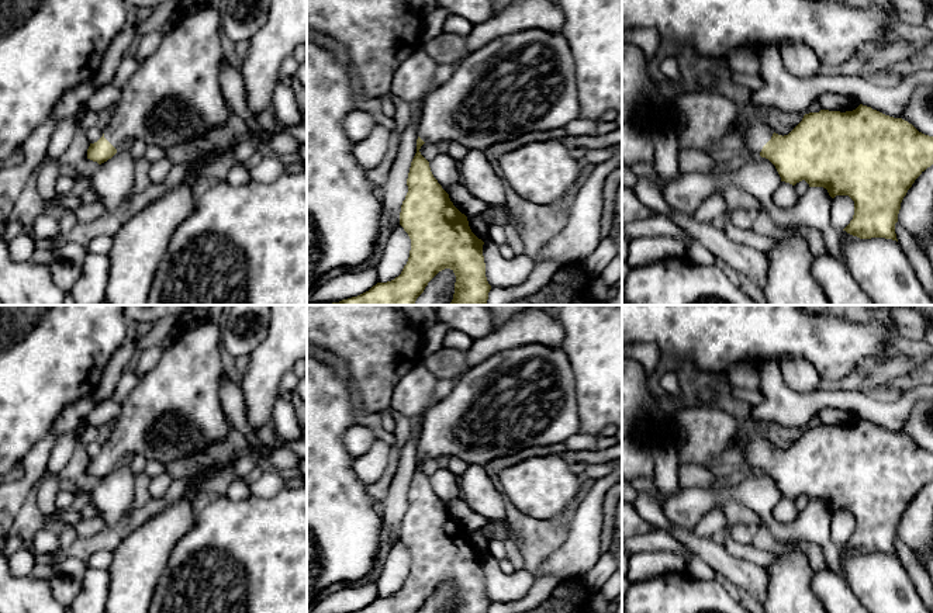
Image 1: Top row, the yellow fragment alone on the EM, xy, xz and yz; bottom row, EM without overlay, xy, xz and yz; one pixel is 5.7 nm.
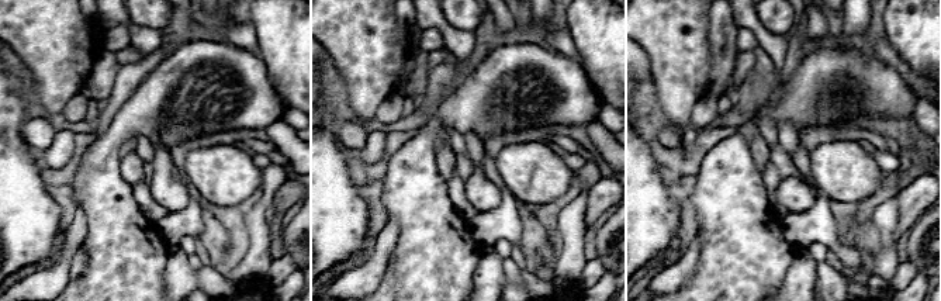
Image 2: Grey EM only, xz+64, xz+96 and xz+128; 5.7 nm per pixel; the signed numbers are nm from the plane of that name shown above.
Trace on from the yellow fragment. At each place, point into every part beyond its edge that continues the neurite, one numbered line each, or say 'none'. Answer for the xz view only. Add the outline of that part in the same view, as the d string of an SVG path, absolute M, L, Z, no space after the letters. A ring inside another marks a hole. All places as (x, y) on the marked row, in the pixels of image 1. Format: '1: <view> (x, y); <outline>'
1: xz (522, 82); M523 30L494 38L456 65L450 79L424 98L418 136L426 143L457 142L467 149L484 152L491 145L529 132L564 128L569 122L580 118L580 114L576 59L566 37L563 32Z

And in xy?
1: xy (175, 96); M204 4L182 11L174 27L163 35L158 49L141 62L122 89L104 138L117 149L128 139L158 145L163 150L198 138L211 128L234 121L222 96L220 72L227 62L221 42L221 8Z

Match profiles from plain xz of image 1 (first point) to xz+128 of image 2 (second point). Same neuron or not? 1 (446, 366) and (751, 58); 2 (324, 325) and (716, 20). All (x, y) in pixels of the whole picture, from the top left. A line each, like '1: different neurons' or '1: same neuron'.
1: same neuron
2: different neurons

